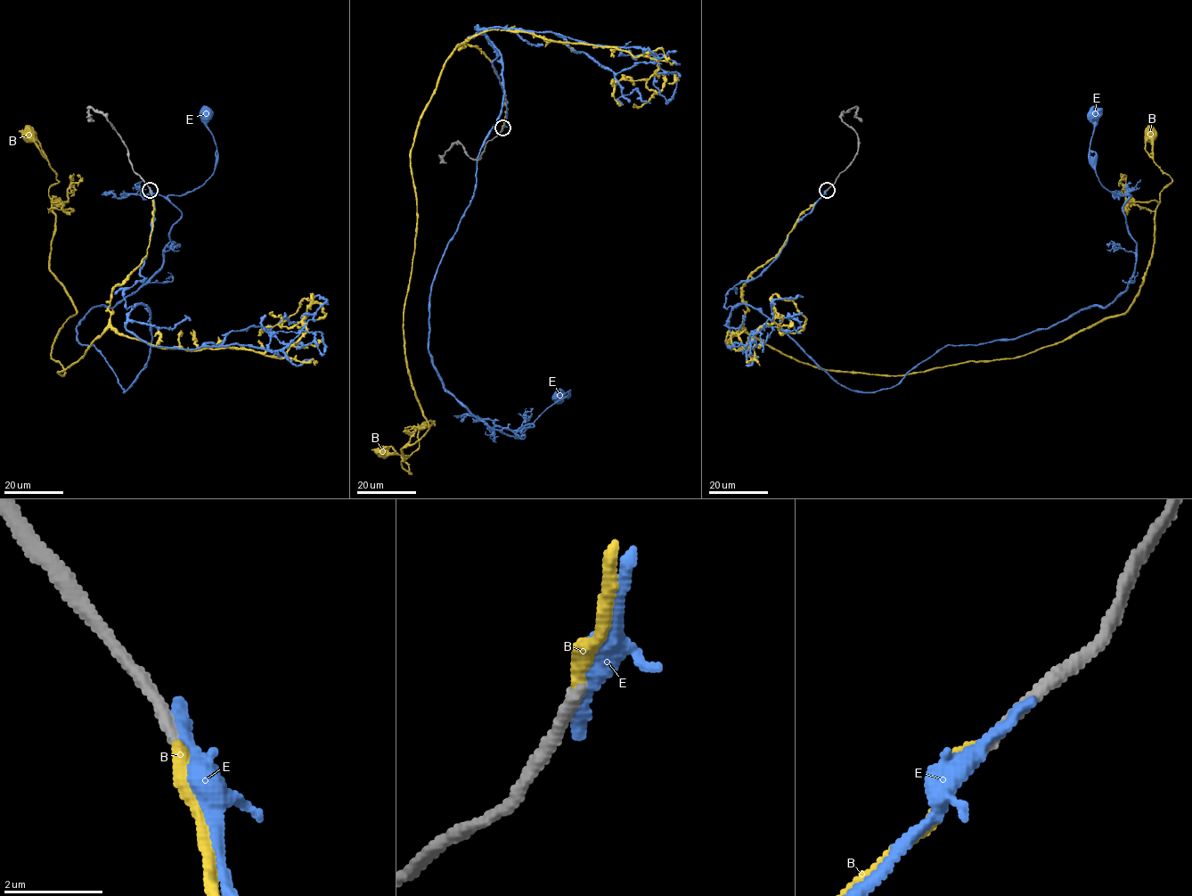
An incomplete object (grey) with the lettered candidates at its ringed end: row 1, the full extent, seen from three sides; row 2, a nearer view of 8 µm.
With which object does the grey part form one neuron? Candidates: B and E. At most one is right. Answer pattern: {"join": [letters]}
{"join": ["B"]}

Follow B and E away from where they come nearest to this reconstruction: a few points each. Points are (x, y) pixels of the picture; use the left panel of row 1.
B: (150, 190), (147, 254), (60, 374), (52, 347), (76, 310), (49, 267), (56, 173), (29, 134)
E: (150, 189), (123, 296), (151, 346), (124, 392), (76, 329), (161, 267), (167, 197), (216, 163), (206, 116)

